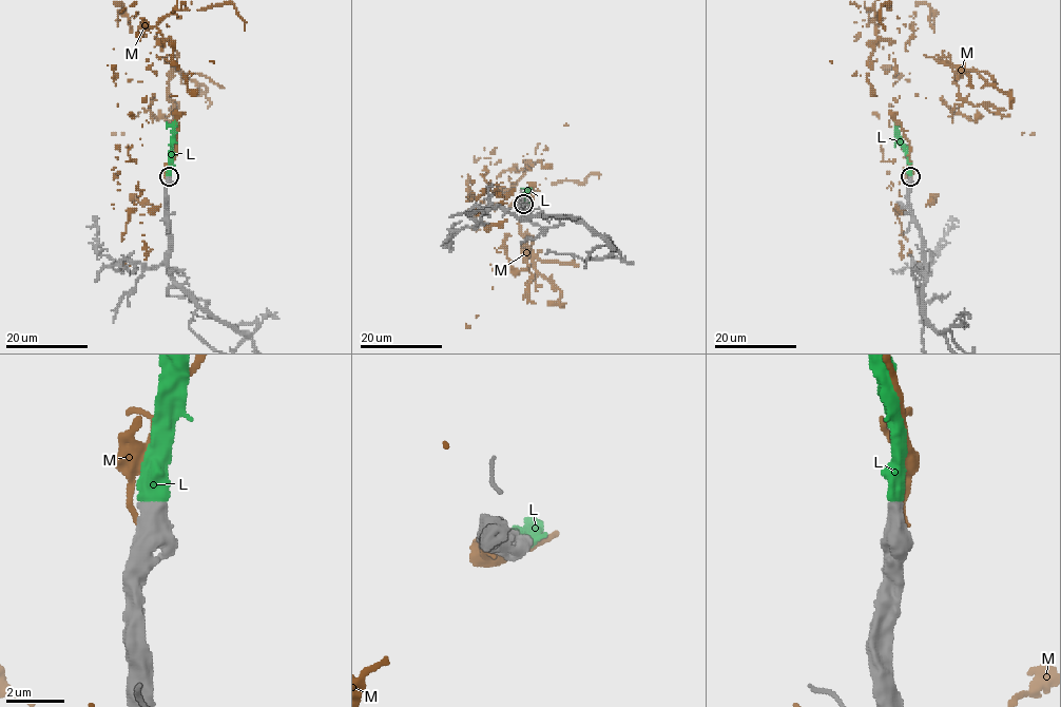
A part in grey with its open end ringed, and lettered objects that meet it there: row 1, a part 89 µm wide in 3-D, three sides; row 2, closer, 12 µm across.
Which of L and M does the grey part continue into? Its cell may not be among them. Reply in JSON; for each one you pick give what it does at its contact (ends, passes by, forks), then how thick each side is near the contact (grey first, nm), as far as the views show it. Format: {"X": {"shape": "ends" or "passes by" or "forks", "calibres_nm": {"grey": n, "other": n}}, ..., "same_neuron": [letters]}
{"L": {"shape": "ends", "calibres_nm": {"grey": 600, "other": 600}}, "same_neuron": ["L"]}

